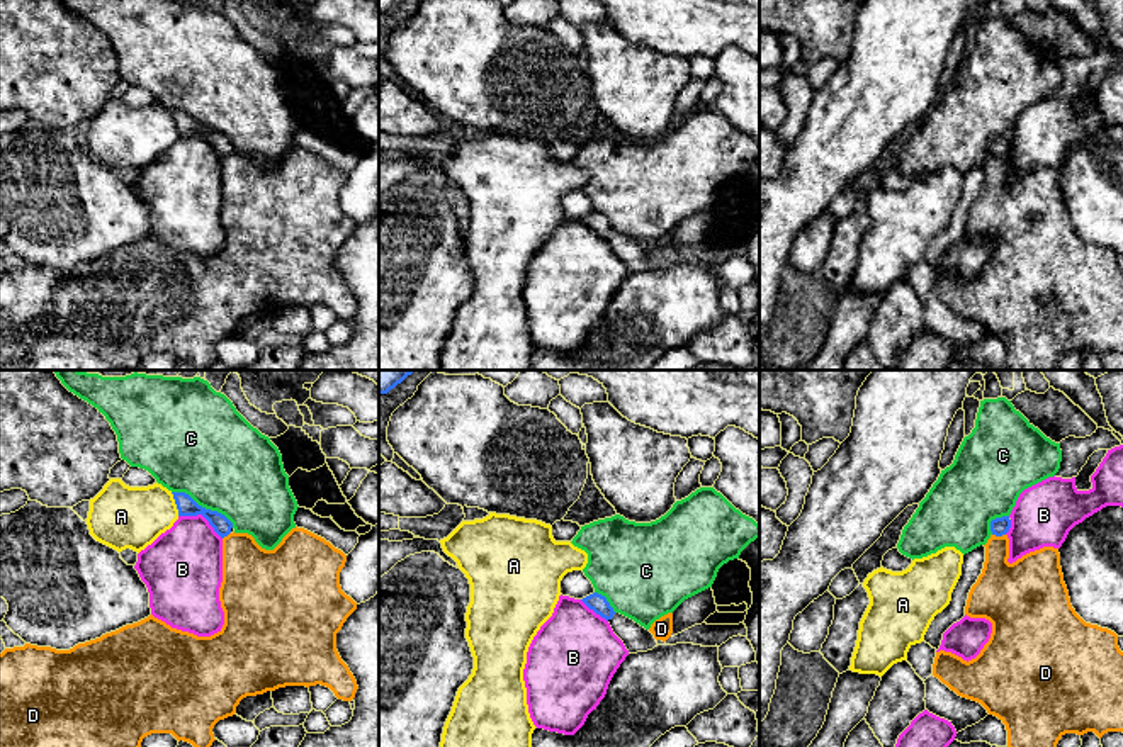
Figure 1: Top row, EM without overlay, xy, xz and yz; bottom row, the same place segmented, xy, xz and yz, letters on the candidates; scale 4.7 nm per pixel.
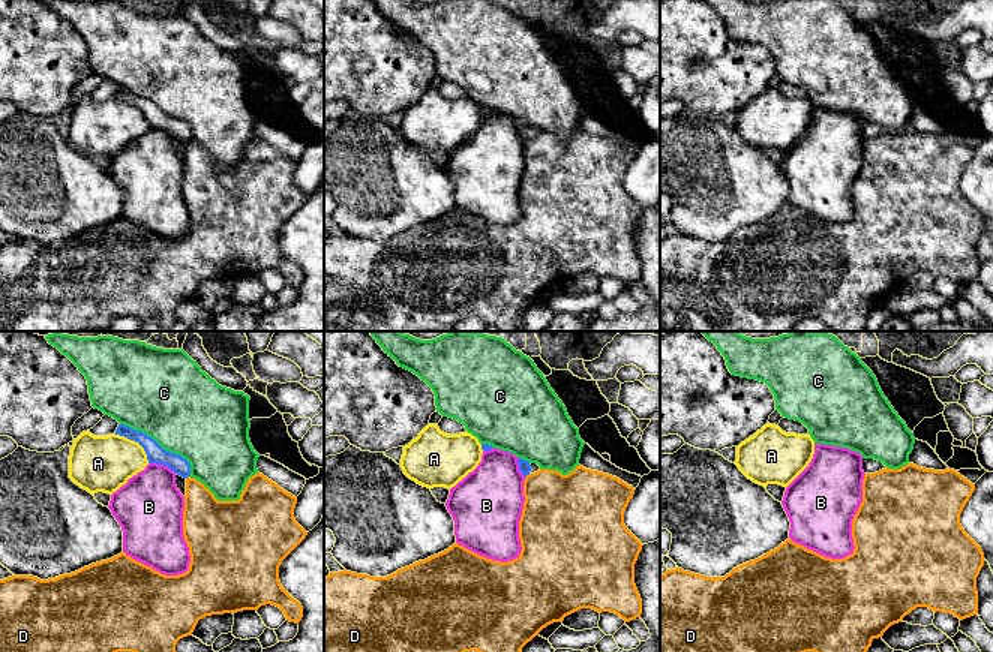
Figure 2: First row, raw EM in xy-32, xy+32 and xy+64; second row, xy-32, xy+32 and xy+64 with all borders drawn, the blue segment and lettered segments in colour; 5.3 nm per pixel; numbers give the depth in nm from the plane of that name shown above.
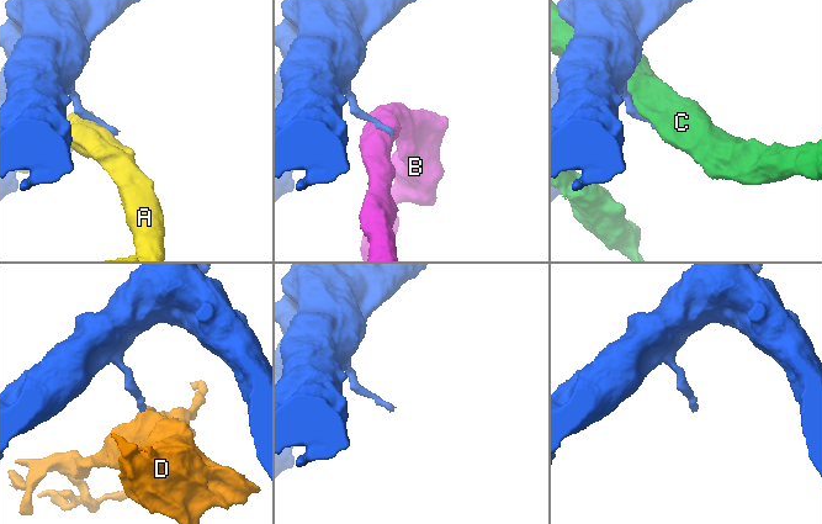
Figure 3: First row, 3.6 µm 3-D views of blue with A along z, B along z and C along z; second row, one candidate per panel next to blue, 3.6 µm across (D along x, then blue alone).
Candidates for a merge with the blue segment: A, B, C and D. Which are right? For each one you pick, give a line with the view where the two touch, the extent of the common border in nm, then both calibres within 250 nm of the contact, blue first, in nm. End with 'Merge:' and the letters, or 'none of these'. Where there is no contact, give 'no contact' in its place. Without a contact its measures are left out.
Merge: none of these

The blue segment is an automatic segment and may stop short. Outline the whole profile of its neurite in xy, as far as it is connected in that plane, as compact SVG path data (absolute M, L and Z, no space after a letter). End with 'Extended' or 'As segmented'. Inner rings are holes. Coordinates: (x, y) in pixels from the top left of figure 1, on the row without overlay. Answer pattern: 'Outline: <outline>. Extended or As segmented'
Outline: M172 112L172 114L178 129L178 136L202 134L221 158L231 153L233 143L224 134L199 126L185 112Z. As segmented

